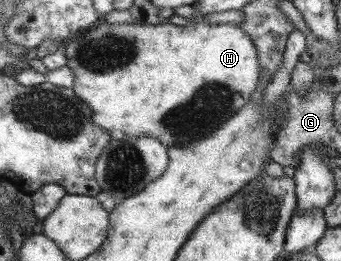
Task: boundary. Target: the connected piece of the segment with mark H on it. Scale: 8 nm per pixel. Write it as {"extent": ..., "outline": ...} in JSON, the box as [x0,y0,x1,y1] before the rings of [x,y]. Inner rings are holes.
{"extent":[64,16,257,149],"outline":[[[202,16],[192,22],[189,21],[185,26],[175,26],[168,21],[163,21],[159,25],[101,22],[101,27],[98,27],[97,24],[96,27],[81,31],[73,40],[65,43],[64,51],[67,62],[69,62],[68,67],[75,72],[75,86],[72,89],[75,90],[77,97],[80,97],[93,110],[95,126],[99,126],[109,134],[113,131],[119,131],[129,137],[155,137],[157,141],[161,142],[161,145],[165,145],[166,149],[173,147],[173,145],[179,145],[179,143],[181,145],[189,143],[187,139],[181,139],[181,129],[195,131],[195,135],[199,138],[219,129],[225,124],[225,121],[235,116],[243,108],[249,95],[257,87],[257,51],[256,47],[253,46],[252,39],[249,39],[249,35],[231,23],[207,24],[207,22],[203,22]]]}

